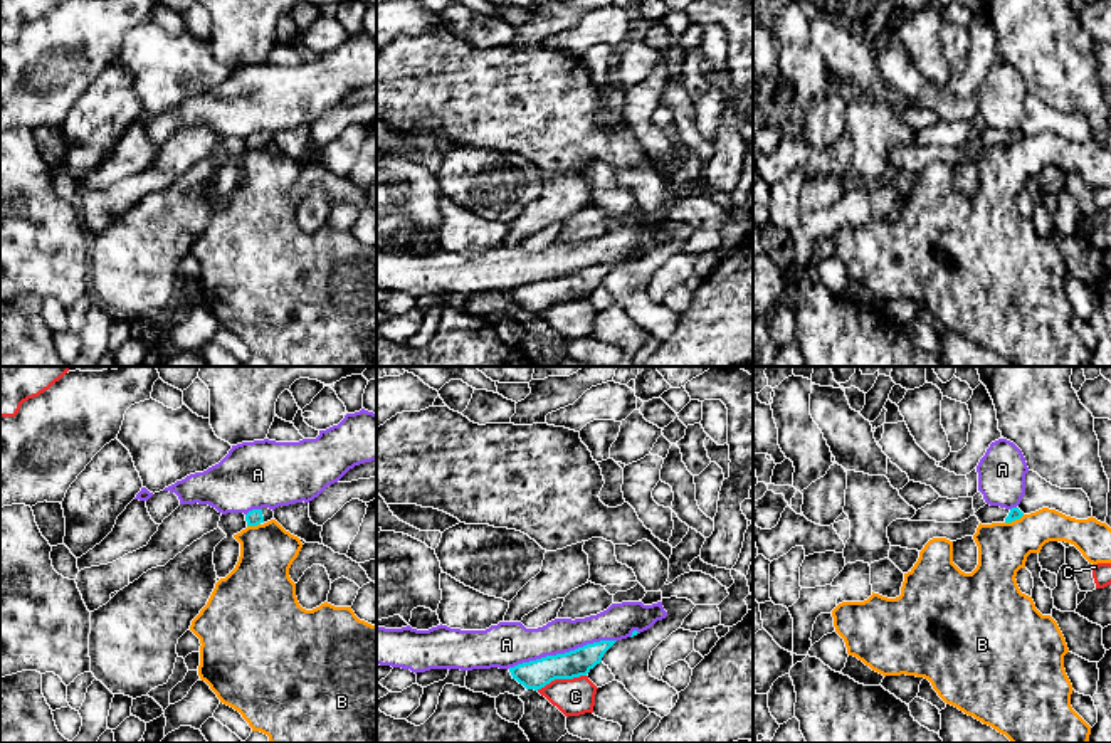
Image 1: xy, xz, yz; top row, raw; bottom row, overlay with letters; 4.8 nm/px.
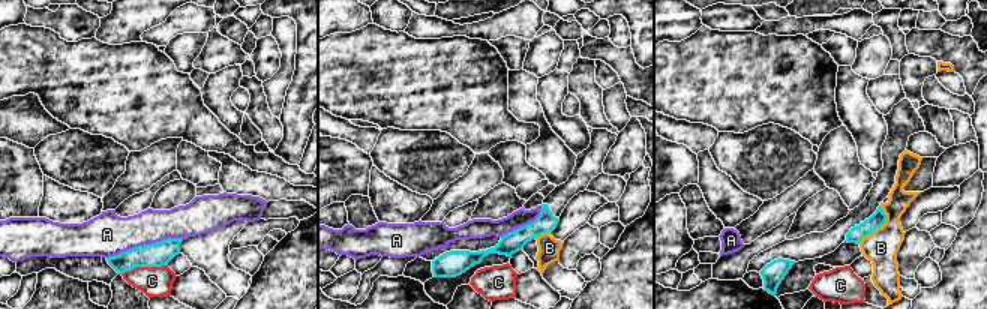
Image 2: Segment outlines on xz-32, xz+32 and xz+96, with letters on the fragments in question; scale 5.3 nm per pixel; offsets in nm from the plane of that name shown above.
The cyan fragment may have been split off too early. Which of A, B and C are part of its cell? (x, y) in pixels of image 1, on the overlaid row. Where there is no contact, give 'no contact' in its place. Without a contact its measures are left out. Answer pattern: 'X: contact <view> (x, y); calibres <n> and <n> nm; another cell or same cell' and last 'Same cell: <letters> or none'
A: contact xz (562, 654); calibres 140 and 200 nm; another cell
B: contact yz (1014, 520); calibres 60 and 240 nm; another cell
C: contact xz (560, 678); calibres 140 and 180 nm; another cell
Same cell: none

